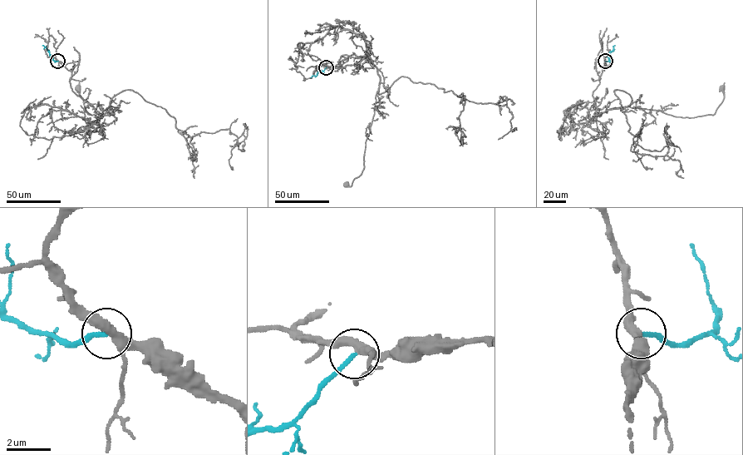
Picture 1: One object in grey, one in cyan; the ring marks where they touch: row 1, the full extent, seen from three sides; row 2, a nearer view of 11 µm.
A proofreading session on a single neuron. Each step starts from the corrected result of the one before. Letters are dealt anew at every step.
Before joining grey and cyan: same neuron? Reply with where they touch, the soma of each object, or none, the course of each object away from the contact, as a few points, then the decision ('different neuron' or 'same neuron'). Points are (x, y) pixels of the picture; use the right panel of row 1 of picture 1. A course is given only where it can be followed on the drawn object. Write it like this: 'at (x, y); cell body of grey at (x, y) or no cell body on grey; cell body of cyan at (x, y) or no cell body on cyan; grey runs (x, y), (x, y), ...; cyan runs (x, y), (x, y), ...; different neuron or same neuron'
at (605, 61); cell body of grey at (721, 87); no cell body on cyan; grey runs (605, 61), (592, 93), (601, 114), (628, 106), (673, 116), (713, 115), (724, 98), (721, 87); cyan runs (605, 61), (608, 60), (609, 52), (615, 45); different neuron

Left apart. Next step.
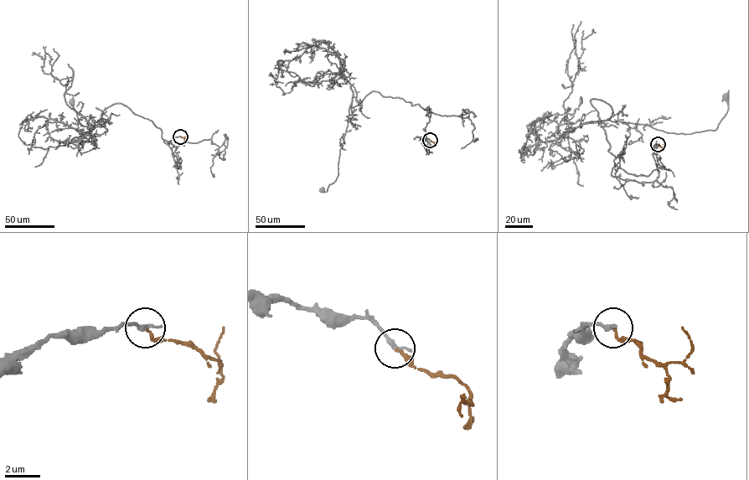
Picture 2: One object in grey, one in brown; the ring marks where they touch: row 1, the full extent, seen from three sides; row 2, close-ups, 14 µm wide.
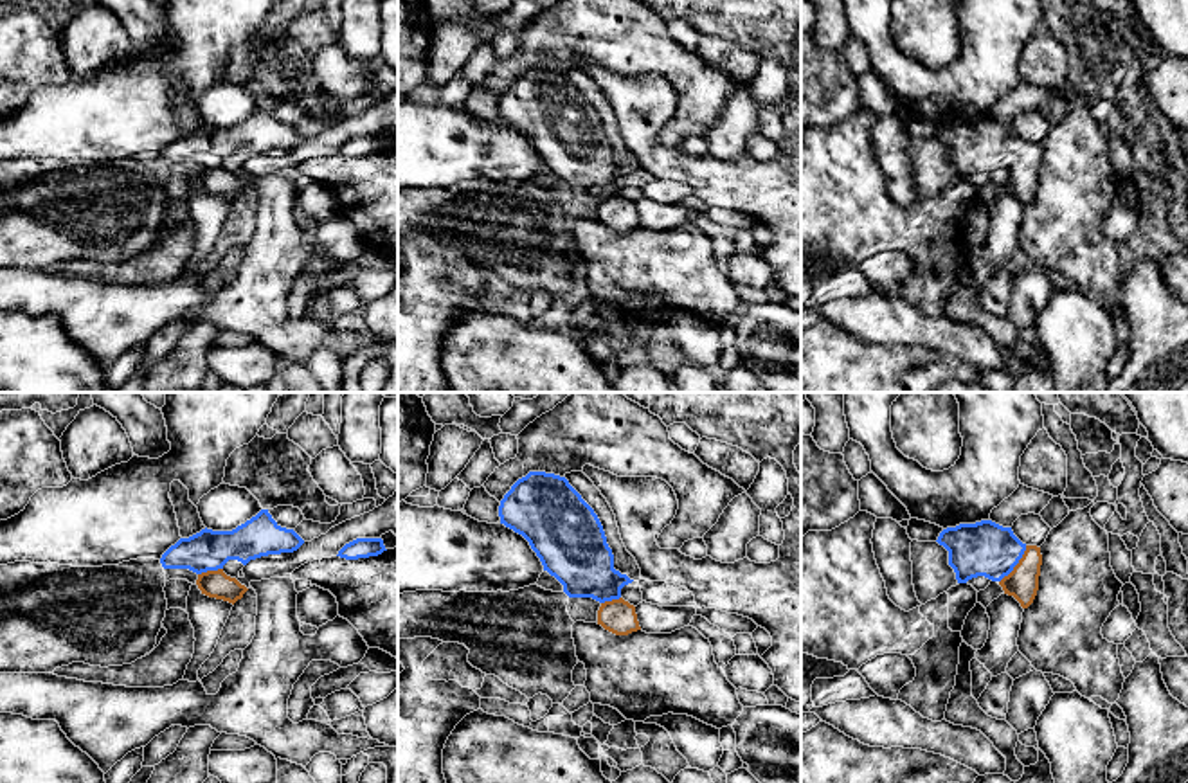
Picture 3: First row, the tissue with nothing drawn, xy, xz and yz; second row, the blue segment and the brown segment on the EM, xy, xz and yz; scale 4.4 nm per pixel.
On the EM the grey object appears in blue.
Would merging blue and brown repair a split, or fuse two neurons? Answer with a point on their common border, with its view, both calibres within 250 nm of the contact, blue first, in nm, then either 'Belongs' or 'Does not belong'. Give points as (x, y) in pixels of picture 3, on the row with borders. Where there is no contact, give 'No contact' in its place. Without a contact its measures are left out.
Touches blue at yz (1017, 562). Thickness 240 nm (blue) against 140 nm. Belongs

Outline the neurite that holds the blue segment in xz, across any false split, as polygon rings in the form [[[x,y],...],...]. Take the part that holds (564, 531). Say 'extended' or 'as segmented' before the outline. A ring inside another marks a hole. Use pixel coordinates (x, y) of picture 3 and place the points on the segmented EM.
extended; [[[529,472],[504,495],[499,517],[500,524],[529,542],[544,571],[563,585],[563,592],[569,598],[592,598],[601,603],[598,625],[616,635],[641,630],[635,607],[621,598],[621,589],[634,580],[614,569],[614,554],[598,515],[565,477]]]

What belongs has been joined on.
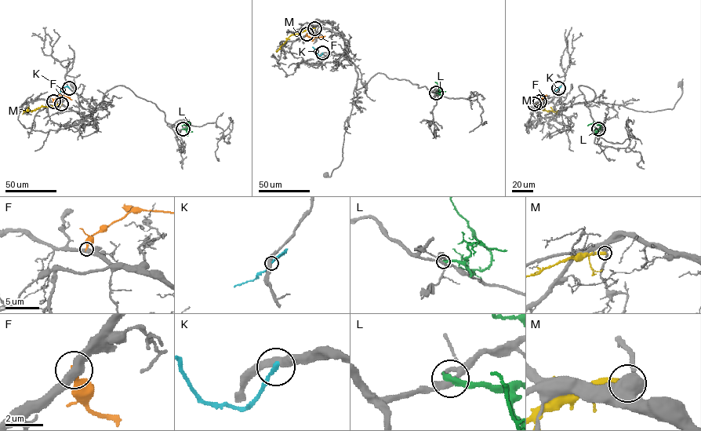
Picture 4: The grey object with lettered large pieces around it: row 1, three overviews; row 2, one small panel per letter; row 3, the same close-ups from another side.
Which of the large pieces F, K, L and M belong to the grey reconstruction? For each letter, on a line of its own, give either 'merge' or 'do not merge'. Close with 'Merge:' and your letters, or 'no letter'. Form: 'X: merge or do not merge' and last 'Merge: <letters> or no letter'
F: do not merge
K: do not merge
L: do not merge
M: do not merge
Merge: no letter

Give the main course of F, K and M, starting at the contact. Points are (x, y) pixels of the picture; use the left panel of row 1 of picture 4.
F: (52, 101), (59, 96), (67, 96), (71, 100)
K: (69, 88), (66, 86), (59, 92)
M: (61, 104), (42, 106), (23, 114)

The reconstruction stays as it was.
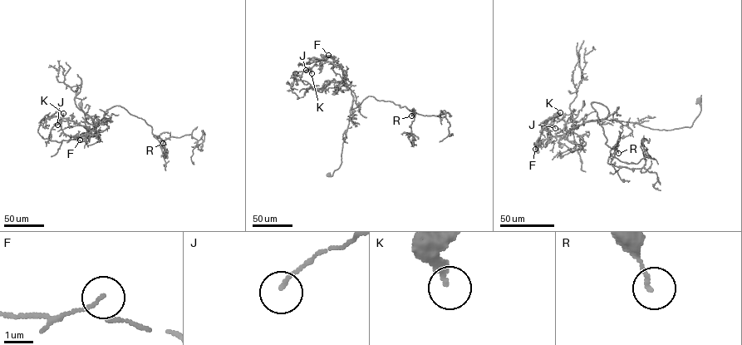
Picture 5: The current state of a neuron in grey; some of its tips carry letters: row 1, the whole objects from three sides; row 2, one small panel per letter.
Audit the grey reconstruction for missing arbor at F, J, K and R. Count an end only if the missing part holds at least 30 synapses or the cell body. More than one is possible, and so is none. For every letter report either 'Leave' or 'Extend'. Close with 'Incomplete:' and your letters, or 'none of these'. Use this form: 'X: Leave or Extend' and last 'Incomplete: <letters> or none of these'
F: Leave
J: Leave
K: Extend
R: Leave
Incomplete: K

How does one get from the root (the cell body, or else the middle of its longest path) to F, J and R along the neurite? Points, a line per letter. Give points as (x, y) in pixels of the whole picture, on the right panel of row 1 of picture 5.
F: (698, 100), (700, 111), (690, 127), (660, 130), (632, 122), (591, 120), (564, 134), (543, 140), (535, 149)
J: (698, 100), (700, 111), (690, 127), (653, 129), (603, 119), (552, 136), (541, 124), (553, 119), (555, 128)
R: (698, 100), (700, 111), (692, 125), (669, 130), (607, 120), (607, 108), (592, 102), (605, 144), (618, 153)

